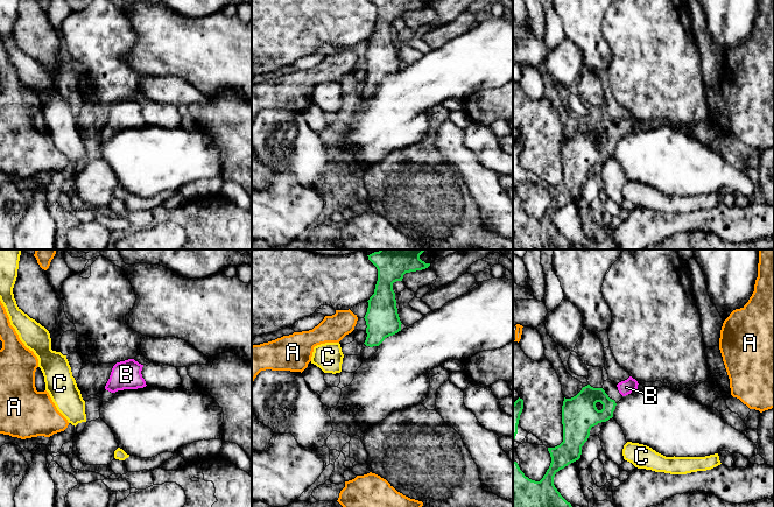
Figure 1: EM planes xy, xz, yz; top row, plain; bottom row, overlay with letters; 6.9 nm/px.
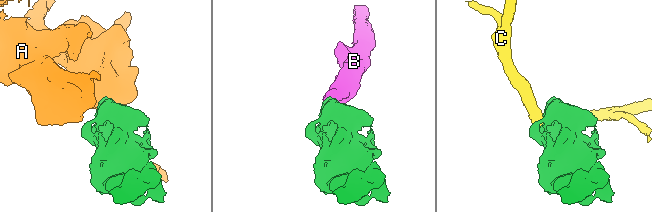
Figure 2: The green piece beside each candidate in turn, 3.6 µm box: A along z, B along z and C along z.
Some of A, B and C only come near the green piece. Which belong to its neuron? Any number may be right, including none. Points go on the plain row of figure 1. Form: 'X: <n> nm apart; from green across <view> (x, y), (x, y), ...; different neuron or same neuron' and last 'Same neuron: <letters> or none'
A: 50 nm apart; from green across xz (364, 56), (357, 56); different neuron
B: 70 nm apart; from green across yz (613, 139), (620, 132); same neuron
C: 160 nm apart; from green across xz (364, 82), (340, 86); different neuron
Same neuron: B

